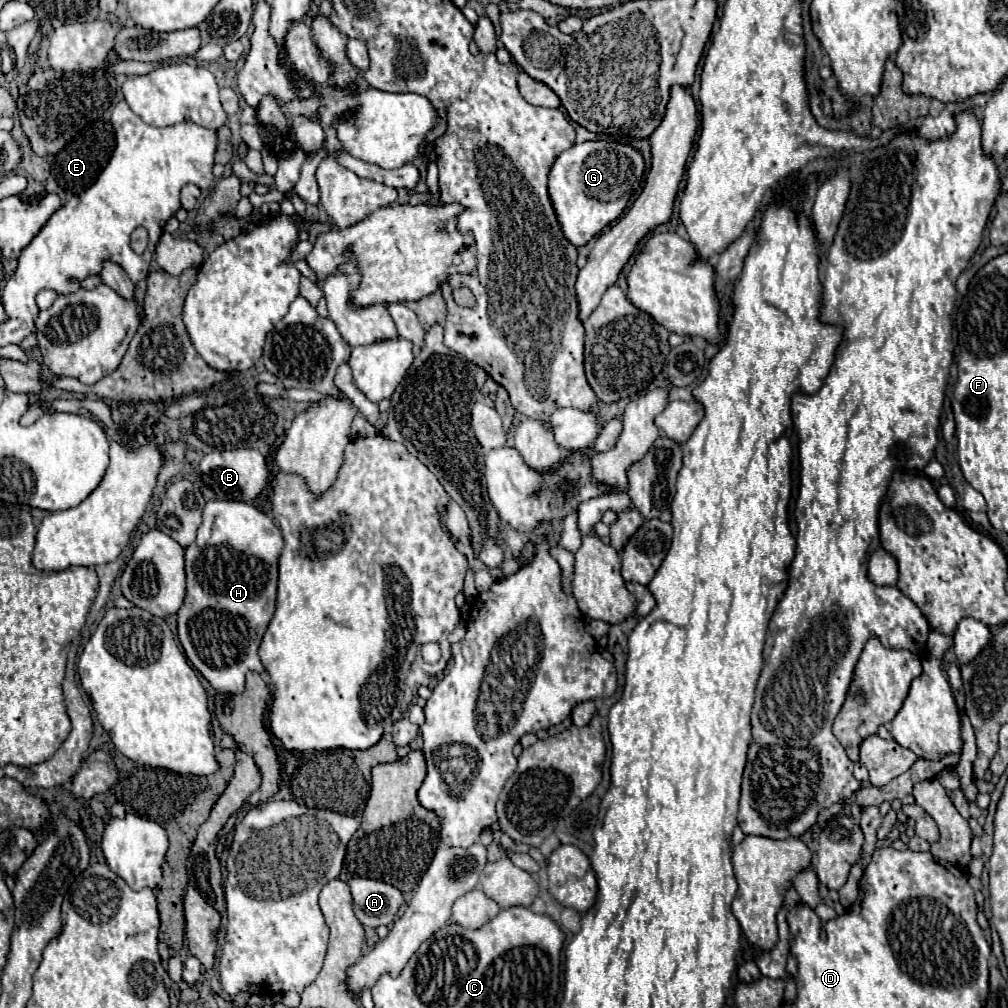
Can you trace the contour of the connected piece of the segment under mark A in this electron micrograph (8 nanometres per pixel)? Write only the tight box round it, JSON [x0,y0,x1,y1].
[348,878,404,928]

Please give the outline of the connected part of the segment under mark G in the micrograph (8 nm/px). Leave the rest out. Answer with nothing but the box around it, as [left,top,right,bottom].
[550,140,644,246]

